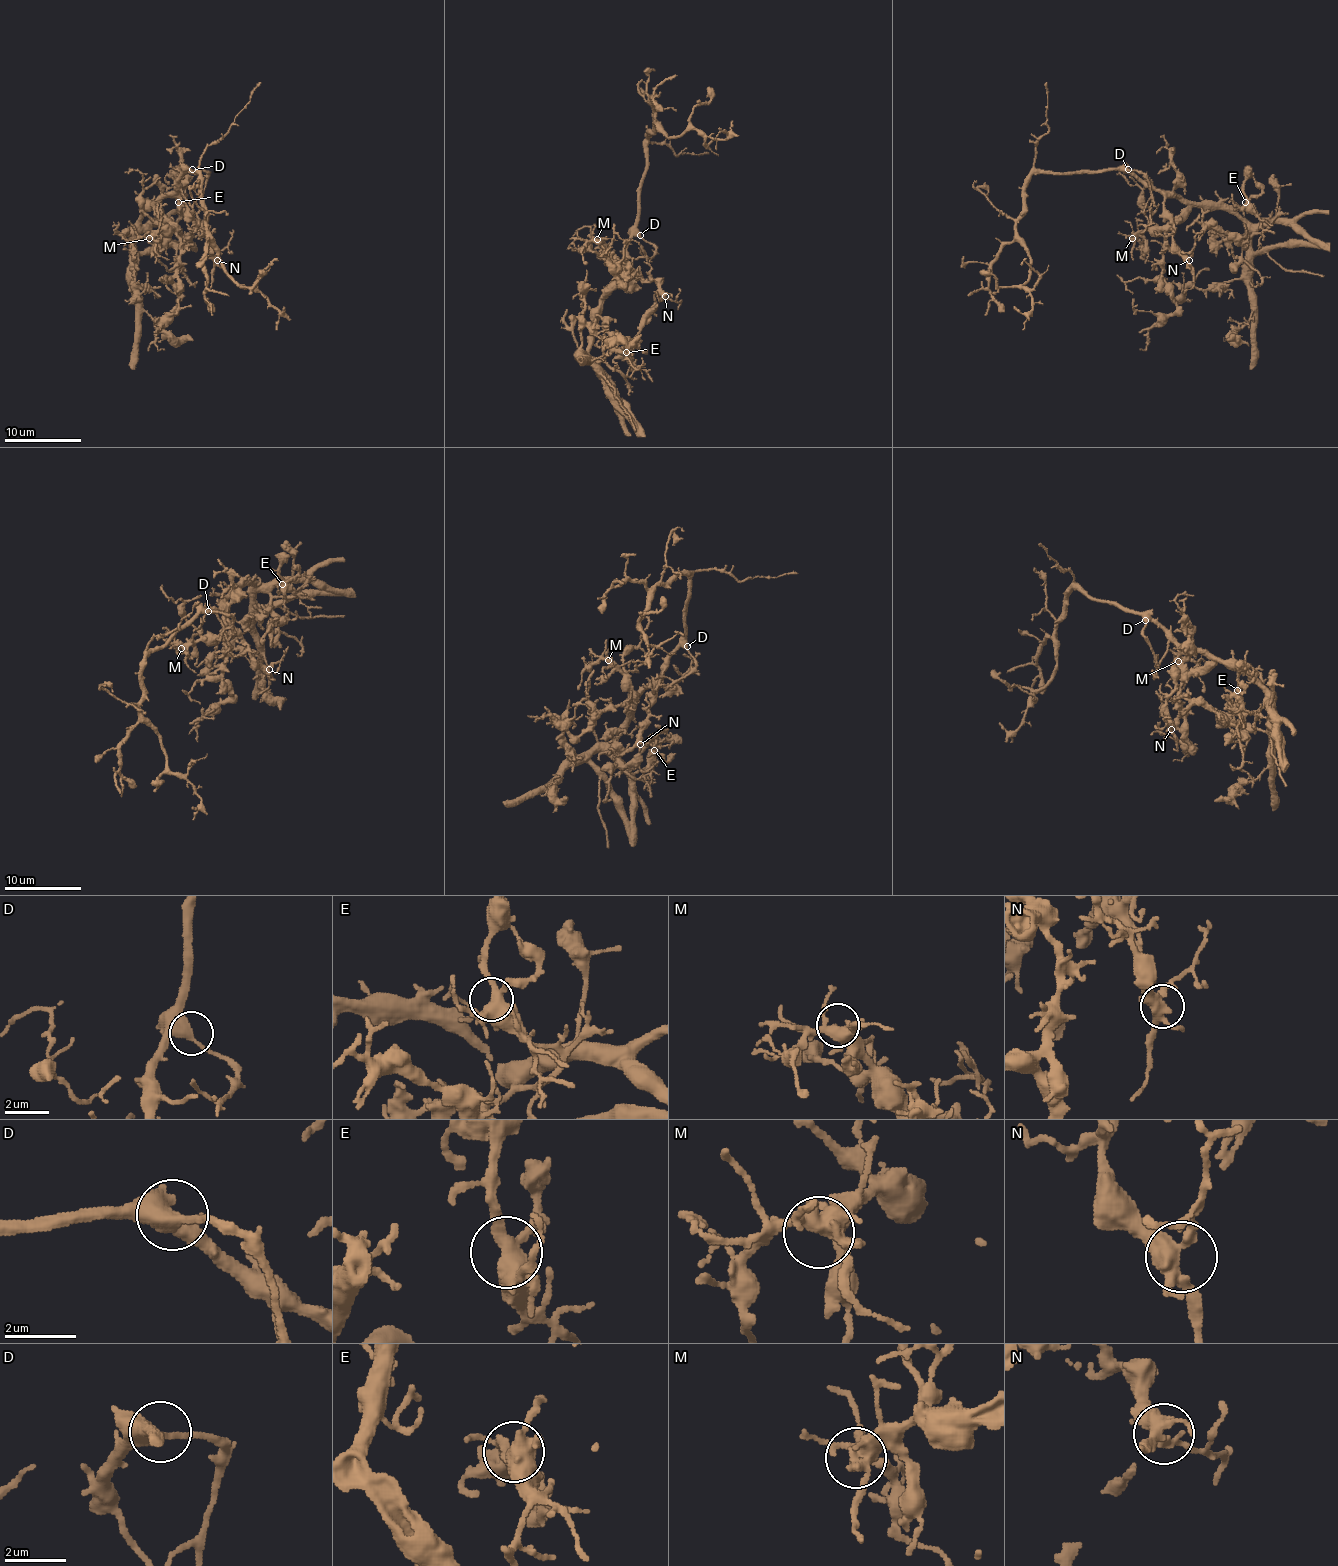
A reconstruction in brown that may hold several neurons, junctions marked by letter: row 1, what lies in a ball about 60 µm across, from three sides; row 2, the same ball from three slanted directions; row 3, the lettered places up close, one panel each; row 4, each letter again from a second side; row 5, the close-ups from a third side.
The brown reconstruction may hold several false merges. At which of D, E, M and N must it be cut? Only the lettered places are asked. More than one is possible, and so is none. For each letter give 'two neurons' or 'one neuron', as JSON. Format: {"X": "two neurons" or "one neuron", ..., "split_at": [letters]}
{"D": "one neuron", "E": "one neuron", "M": "one neuron", "N": "one neuron", "split_at": []}

